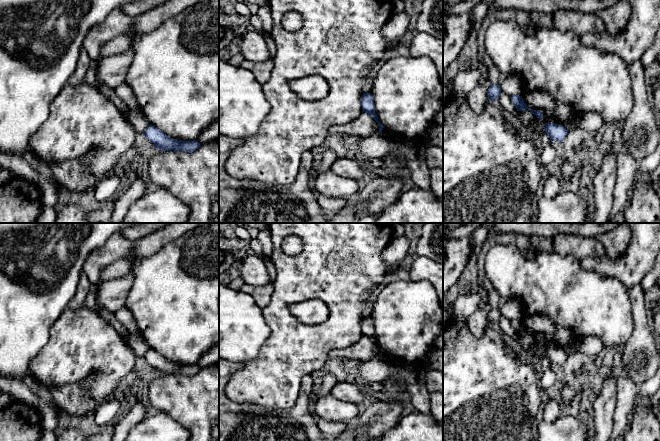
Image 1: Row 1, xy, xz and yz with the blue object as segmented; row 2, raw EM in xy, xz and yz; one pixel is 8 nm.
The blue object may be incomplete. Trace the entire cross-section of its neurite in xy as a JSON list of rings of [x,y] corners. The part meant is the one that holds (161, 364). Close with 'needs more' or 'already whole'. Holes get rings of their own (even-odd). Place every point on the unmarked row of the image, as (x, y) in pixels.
[[[149,349],[143,356],[146,362],[151,365],[159,374],[178,374],[191,377],[195,375],[200,367],[196,365],[185,365],[173,363],[154,349]]]; already whole

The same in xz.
[[[363,317],[363,319],[361,320],[361,330],[363,336],[369,338],[378,347],[380,357],[383,354],[383,349],[378,345],[378,341],[375,336],[373,320],[371,317]]]; already whole

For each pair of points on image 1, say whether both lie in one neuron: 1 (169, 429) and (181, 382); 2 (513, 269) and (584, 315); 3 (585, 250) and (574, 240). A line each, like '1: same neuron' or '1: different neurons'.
1: different neurons
2: same neuron
3: same neuron

